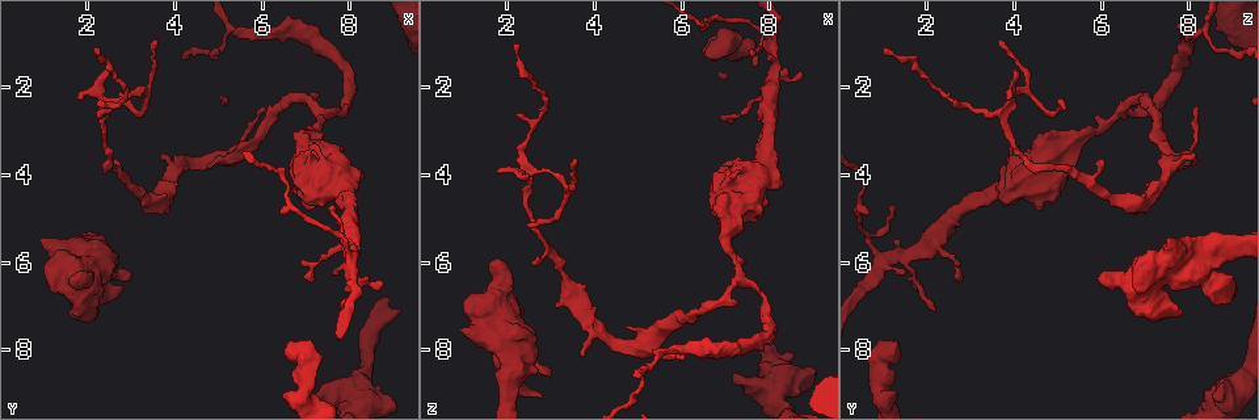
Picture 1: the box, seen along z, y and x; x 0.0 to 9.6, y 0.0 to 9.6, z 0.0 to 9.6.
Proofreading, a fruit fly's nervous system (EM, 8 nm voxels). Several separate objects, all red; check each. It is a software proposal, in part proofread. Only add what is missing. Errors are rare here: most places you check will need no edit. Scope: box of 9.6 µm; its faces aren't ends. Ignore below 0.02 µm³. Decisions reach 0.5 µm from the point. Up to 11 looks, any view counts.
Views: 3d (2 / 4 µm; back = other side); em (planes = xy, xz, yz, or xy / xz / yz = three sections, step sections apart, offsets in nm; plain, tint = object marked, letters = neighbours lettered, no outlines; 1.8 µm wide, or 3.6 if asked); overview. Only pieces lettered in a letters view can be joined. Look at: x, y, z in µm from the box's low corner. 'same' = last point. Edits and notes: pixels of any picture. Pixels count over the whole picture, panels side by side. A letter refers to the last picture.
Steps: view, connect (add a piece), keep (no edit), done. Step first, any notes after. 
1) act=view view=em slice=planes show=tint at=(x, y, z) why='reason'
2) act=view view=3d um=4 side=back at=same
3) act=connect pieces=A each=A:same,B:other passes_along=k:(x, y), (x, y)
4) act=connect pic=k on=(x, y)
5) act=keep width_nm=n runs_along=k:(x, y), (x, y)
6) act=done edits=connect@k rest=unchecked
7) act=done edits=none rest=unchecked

act=view view=em slice=planes show=tint at=(1.80, 6.35, 5.95) why='thick end'

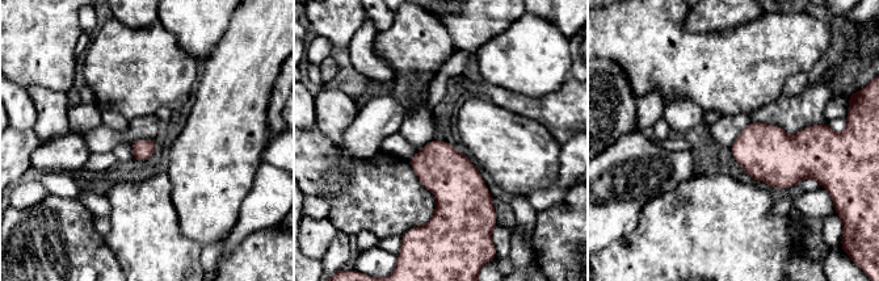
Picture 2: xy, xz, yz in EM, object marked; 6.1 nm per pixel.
act=view view=em slice=planes show=letters at=same

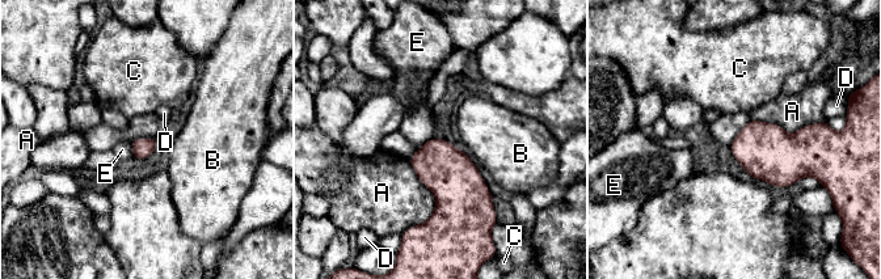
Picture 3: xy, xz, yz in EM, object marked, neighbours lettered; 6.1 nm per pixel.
act=keep longest_contact=A:440nm each=A:other,B:other,C:other,D:other,E:other border=3:(130, 142), (133, 157) found='none of them fits'

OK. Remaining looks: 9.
act=view view=em slice=yz step=16 show=letters at=(7.15, 4.75, 4.45) why='branch stops here'

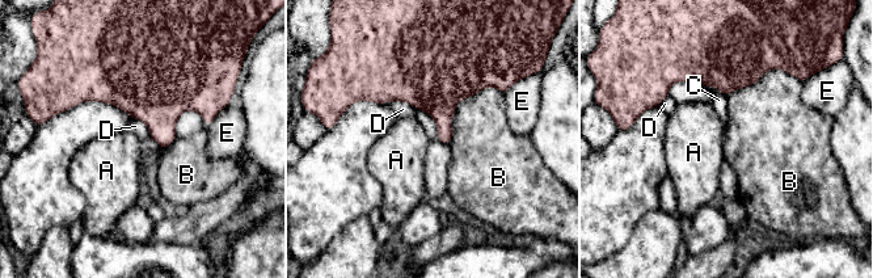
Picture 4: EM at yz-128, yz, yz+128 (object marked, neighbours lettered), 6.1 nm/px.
act=view view=em slice=planes show=letters at=same

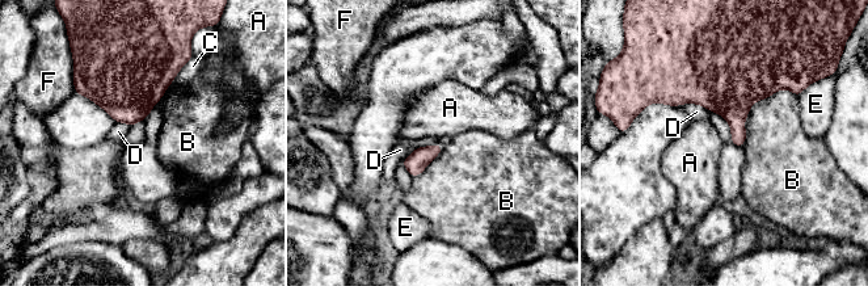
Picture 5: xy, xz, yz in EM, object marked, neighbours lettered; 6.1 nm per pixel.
act=keep longest_contact=B:460nm each=A:other,B:other,C:other,D:other,E:other,F:other found='none of them fits'

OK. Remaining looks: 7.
act=view view=em slice=planes show=plain at=(6.60, 7.80, 1.30) why='thick end'

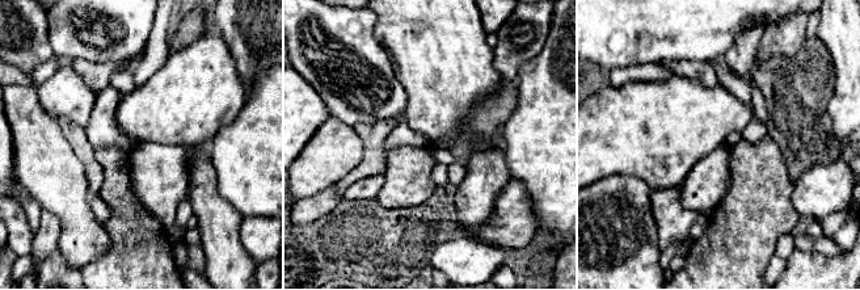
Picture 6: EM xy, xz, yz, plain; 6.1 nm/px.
act=view view=em slice=planes show=letters at=same why='see the neighbours'

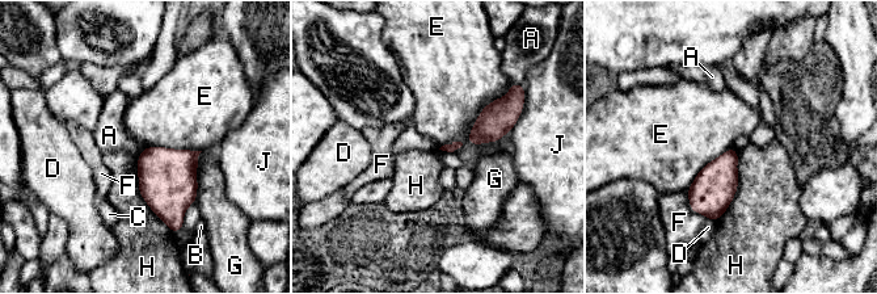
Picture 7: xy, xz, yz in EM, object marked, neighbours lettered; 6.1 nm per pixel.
act=keep each=A:other,B:other,C:other,D:other,E:other,F:other,G:other,H:other,J:other border=7:(509, 89), (483, 108), (468, 143) found='no lettered piece goes on from it'

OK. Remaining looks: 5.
act=view view=3d um=2 at=(2.30, 2.65, 3.75) why='three arms meet'

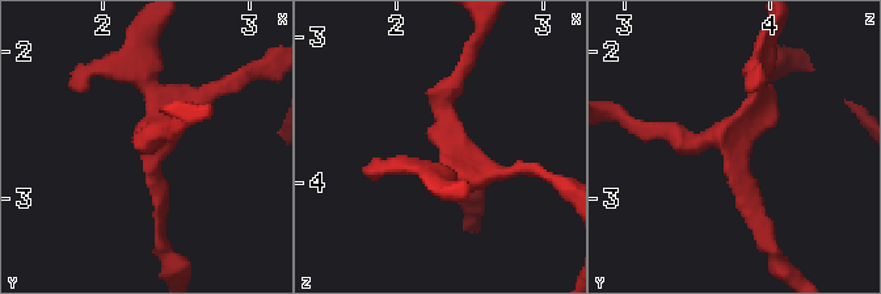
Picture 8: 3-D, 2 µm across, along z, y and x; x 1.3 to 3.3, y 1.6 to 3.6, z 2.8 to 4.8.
act=view view=em slice=planes show=letters at=(2.34, 2.66, 3.72) why='need the tissue'

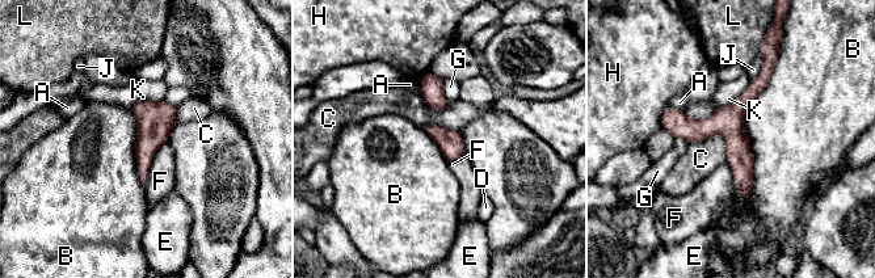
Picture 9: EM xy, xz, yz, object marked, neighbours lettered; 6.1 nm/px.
act=keep each=A:other,B:other,C:other,D:other,E:other,F:other,G:other,H:other,J:other,K:other,L:other border=9:(778, 57), (744, 117), (745, 199) found='no lettered piece goes on from it'

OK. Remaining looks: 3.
act=done edits=none rest=unchecked

